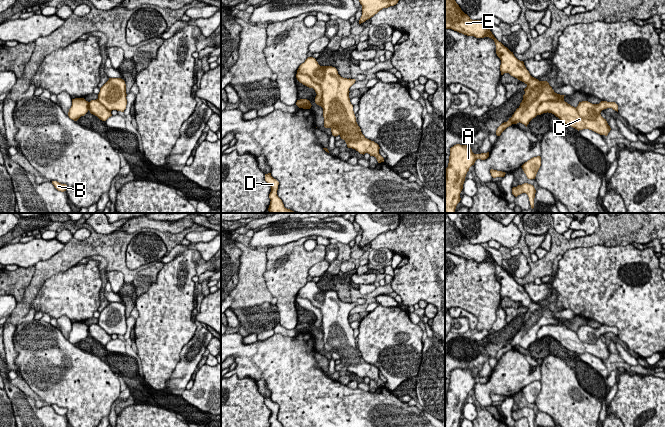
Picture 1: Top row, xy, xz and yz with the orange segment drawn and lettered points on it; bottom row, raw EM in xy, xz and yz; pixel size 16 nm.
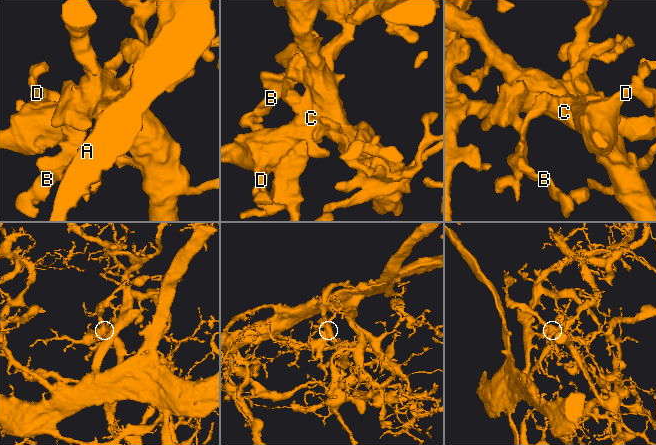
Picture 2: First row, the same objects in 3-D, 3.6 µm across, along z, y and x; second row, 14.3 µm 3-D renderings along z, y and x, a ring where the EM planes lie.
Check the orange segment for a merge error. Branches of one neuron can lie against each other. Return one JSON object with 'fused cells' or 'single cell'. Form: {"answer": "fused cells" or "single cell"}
{"answer": "fused cells"}

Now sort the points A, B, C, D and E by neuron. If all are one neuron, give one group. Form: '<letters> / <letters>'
A C / B D E

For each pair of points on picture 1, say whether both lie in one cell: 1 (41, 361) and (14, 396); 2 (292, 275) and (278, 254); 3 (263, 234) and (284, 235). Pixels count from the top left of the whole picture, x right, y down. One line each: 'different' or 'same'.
1: different
2: same
3: same

